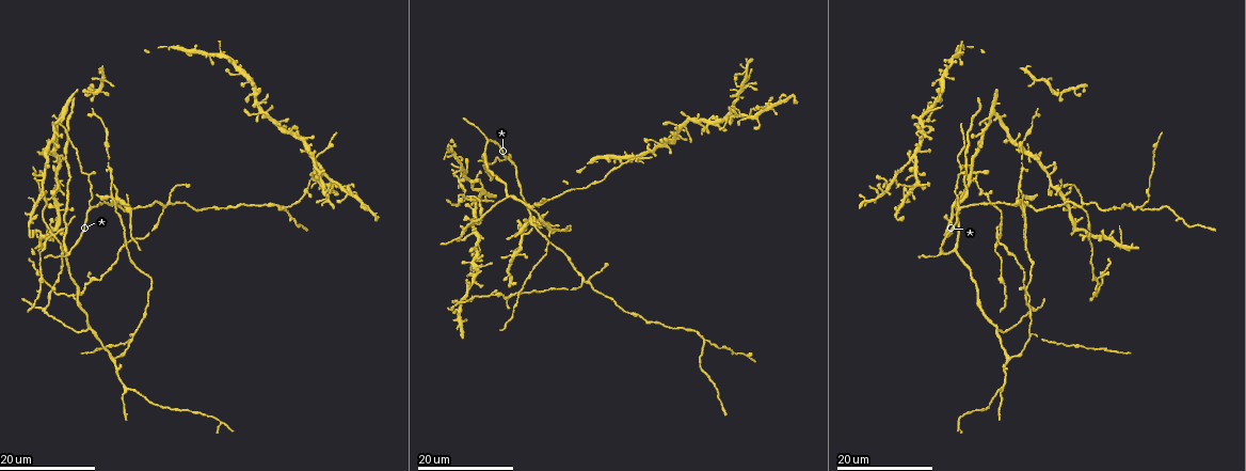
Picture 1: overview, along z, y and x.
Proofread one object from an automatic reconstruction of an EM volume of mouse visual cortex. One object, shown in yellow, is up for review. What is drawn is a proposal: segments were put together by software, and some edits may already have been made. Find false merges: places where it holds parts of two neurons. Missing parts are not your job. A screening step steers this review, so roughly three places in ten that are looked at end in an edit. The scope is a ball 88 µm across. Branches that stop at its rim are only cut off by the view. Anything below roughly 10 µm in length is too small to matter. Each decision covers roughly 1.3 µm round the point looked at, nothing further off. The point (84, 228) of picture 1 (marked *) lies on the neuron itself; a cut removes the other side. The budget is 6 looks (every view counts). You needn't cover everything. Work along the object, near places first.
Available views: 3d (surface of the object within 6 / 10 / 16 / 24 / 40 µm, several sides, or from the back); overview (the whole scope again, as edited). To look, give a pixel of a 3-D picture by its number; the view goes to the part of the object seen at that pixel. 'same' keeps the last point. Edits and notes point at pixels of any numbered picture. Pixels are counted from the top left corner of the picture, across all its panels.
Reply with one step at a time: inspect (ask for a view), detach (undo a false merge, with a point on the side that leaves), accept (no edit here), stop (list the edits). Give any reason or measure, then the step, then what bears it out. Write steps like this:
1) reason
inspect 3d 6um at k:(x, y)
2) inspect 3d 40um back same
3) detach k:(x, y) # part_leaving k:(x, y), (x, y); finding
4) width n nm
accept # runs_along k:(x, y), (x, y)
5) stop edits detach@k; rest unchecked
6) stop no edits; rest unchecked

thin neck
inspect 3d 24um at 1:(956, 179)

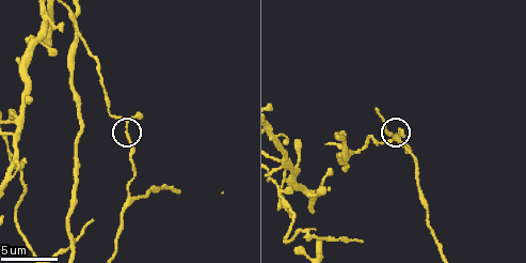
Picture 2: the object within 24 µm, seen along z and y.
inspect 3d 6um at 2:(127, 129)

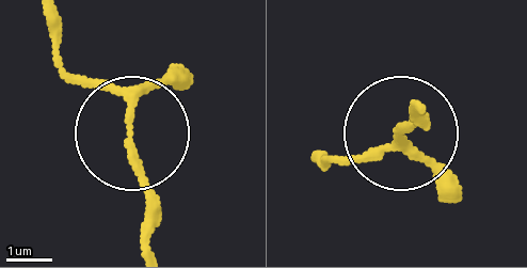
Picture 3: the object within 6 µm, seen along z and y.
accept # runs_along 3:(144, 239), (129, 113), (56, 48); continuous, no second neuron

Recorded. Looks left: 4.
four or more arms meet
inspect 3d 6um at 2:(307, 237)

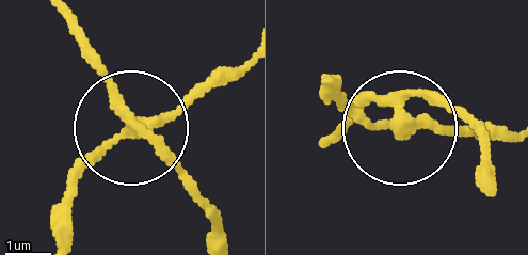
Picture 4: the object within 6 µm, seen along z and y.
side_arm 20 um
detach 4:(190, 96) # part_leaving 4:(126, 126), (77, 191), (61, 237); two neurons meet here

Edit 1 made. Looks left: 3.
inspect overview

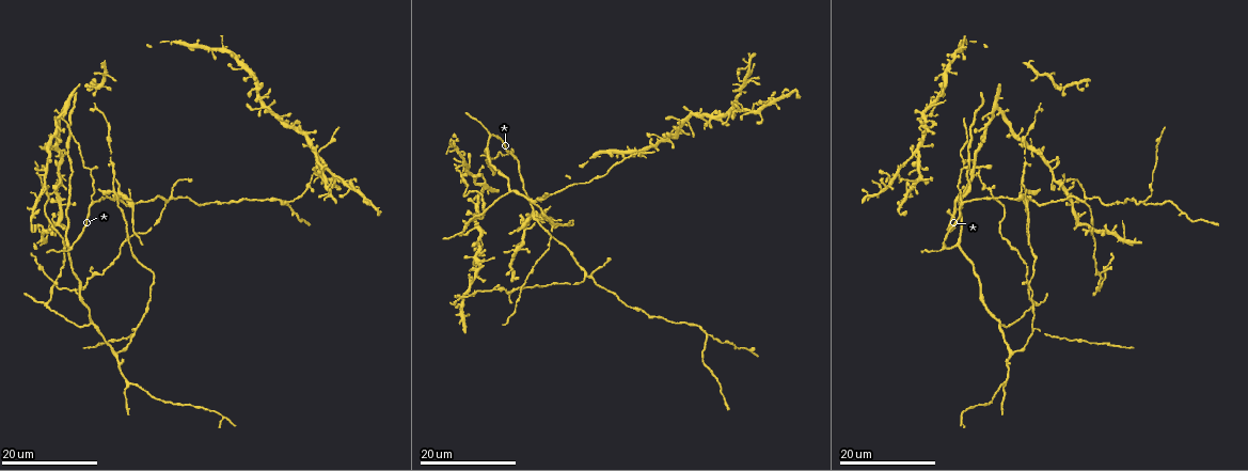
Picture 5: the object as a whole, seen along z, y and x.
three-way junction
inspect 3d 16um at 5:(960, 201)

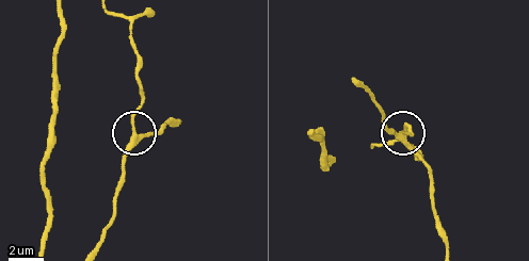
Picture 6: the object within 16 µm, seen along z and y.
closer look
inspect 3d 10um at 6:(137, 137)

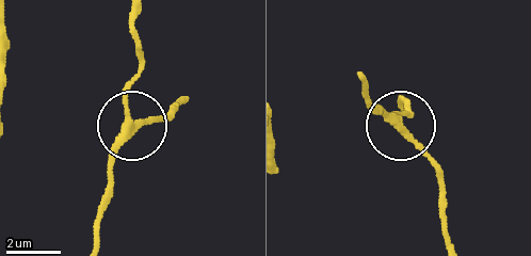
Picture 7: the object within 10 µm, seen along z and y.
width 260 nm
accept # runs_along 7:(96, 240), (110, 153), (126, 125), (124, 105), (138, 45); continuous, no second neuron

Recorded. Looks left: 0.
stop edits detach@4; rest unchecked

